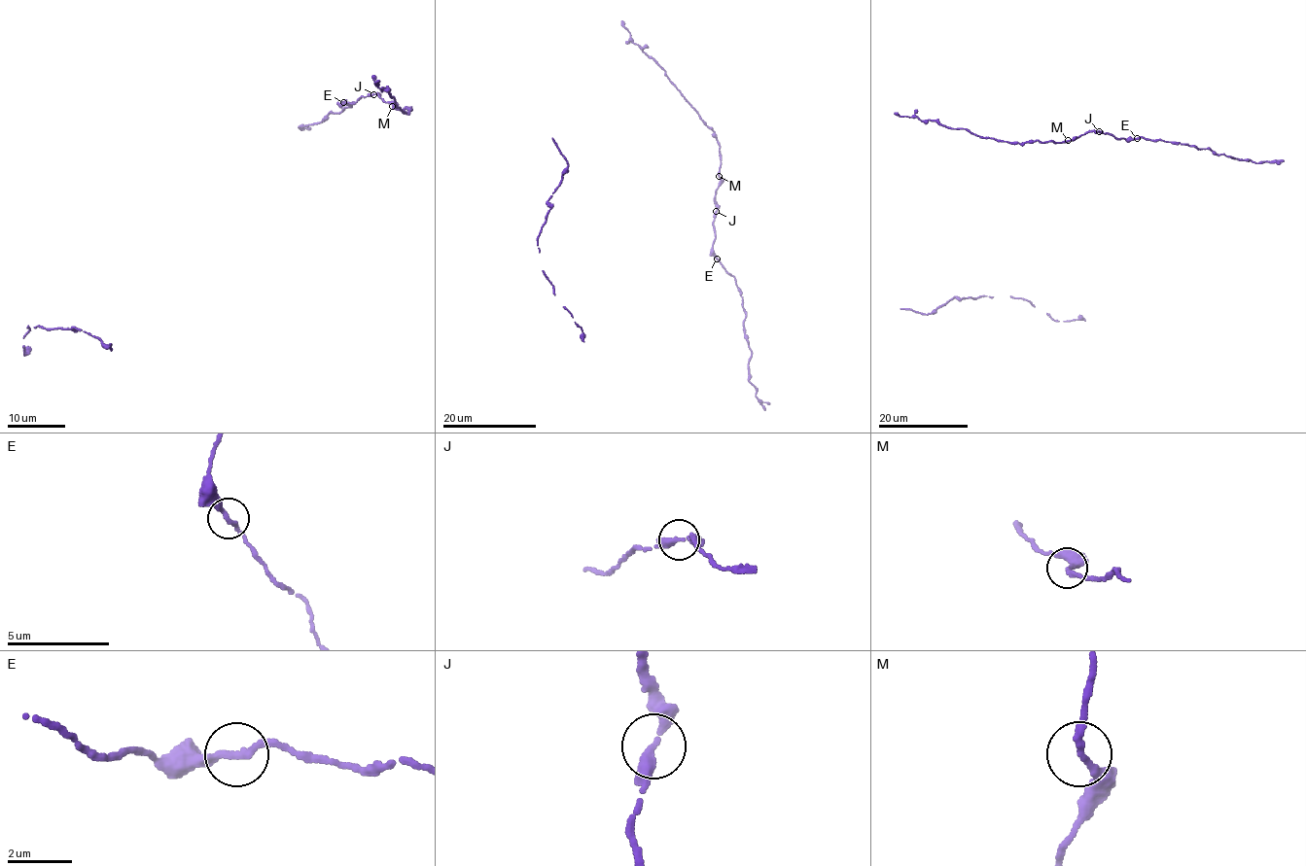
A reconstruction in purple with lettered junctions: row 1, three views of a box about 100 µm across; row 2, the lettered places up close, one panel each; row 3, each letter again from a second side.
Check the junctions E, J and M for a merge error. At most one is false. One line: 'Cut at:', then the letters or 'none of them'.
Cut at: none of them

